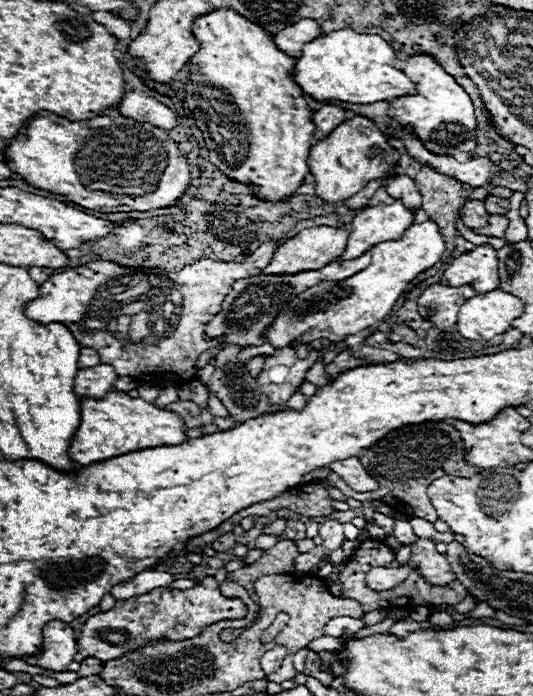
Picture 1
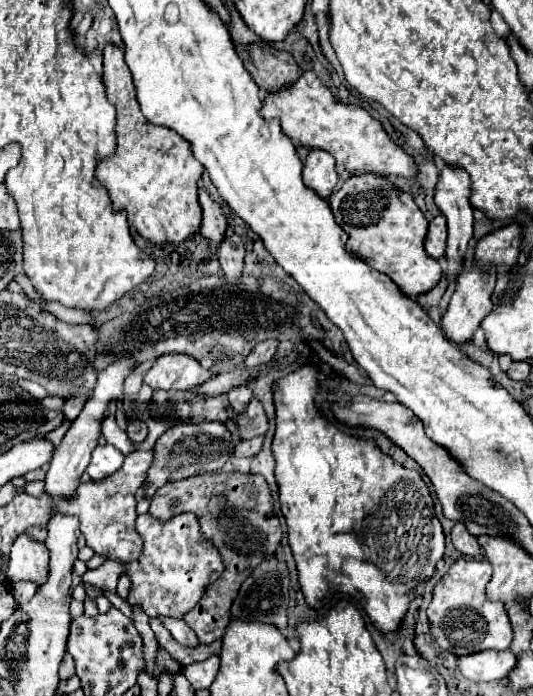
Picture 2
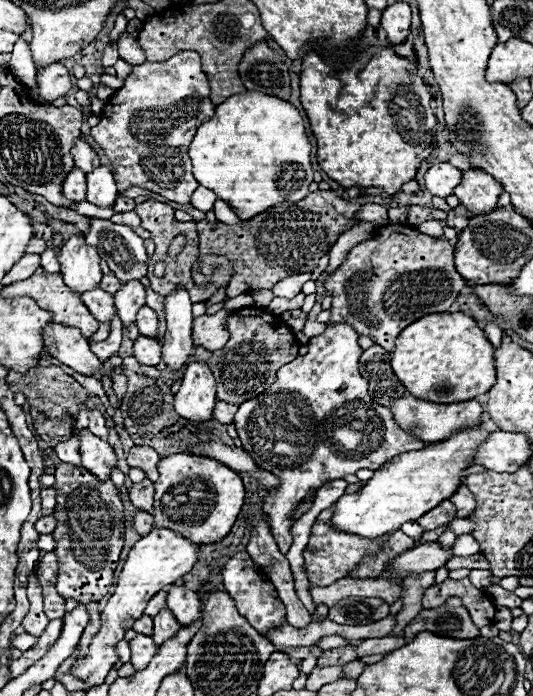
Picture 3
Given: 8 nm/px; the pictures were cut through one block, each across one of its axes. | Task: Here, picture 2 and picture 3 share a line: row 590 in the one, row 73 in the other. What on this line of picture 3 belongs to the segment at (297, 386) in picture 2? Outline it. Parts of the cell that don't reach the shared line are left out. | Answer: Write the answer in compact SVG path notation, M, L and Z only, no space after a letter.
M376 48L360 72L346 70L342 78L318 72L314 66L304 68L300 76L300 102L316 138L316 158L320 168L342 188L358 188L362 195L398 194L402 184L414 180L418 166L430 156L436 144L438 120L430 108L432 94L416 76L416 66L416 60L400 58L392 48Z

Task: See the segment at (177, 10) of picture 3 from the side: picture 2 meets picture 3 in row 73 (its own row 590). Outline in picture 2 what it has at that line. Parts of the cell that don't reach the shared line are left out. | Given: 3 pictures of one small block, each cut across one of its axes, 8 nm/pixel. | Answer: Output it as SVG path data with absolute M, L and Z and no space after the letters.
M228 472L198 474L182 482L170 482L162 486L162 490L158 490L158 494L152 498L148 514L158 522L168 522L172 518L172 512L166 512L166 506L170 506L174 500L178 500L182 512L196 514L202 536L218 548L226 566L220 578L206 588L200 602L182 616L182 620L188 622L196 636L200 636L200 644L212 644L214 640L222 638L226 624L230 622L230 606L238 596L240 584L250 576L256 566L260 566L260 562L276 556L282 540L280 522L274 516L272 496L264 476Z

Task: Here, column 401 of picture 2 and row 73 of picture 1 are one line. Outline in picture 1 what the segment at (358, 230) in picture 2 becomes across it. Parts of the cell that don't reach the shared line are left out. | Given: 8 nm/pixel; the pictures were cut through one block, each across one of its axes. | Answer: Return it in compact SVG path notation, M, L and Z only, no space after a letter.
M218 8L202 14L192 24L200 50L190 58L190 80L184 86L186 106L190 108L196 126L206 142L210 162L228 178L248 186L252 196L264 202L282 202L292 196L302 184L308 170L308 152L312 148L312 110L308 108L300 88L292 80L294 58L280 52L268 32L230 8Z

